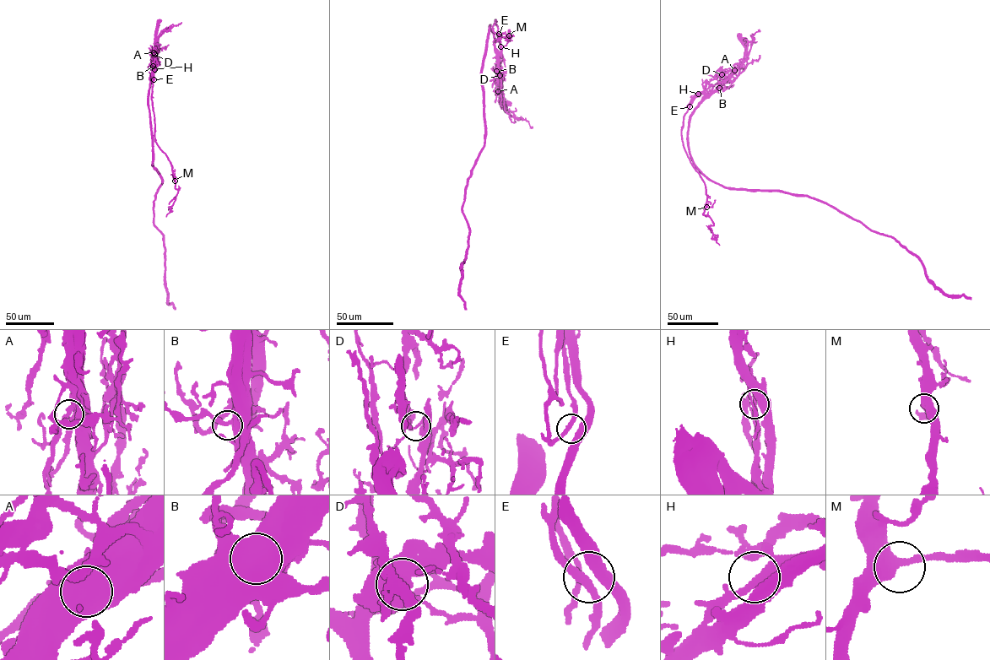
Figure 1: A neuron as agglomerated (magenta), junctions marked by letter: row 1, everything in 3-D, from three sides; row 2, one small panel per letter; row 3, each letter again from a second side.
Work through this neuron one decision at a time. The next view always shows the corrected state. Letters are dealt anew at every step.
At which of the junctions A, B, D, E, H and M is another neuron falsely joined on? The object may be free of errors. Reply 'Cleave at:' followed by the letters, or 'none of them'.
Cleave at: D

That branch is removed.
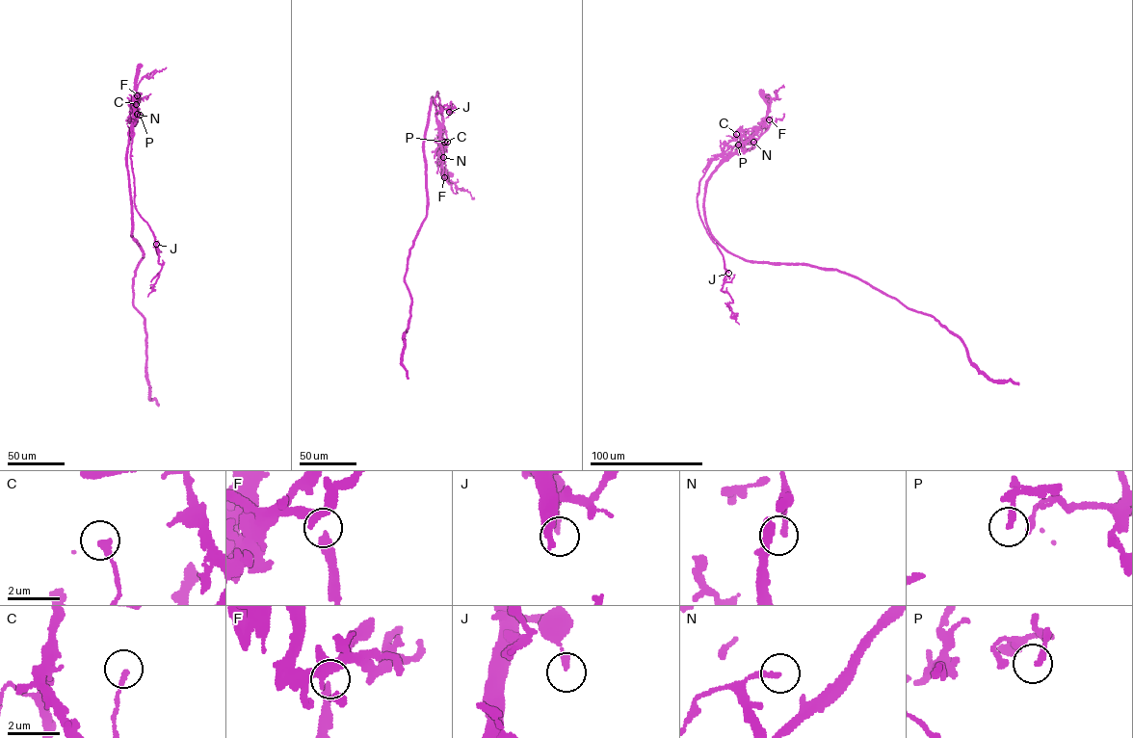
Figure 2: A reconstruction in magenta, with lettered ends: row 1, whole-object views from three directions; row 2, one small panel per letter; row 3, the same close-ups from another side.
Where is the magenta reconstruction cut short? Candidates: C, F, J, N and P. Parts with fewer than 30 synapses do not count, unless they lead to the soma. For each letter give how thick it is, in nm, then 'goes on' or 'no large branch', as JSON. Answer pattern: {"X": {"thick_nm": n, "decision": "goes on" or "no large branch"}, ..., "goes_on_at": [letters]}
{"C": {"thick_nm": 200, "decision": "no large branch"}, "F": {"thick_nm": 240, "decision": "goes on"}, "J": {"thick_nm": 200, "decision": "no large branch"}, "N": {"thick_nm": 200, "decision": "no large branch"}, "P": {"thick_nm": 200, "decision": "no large branch"}, "goes_on_at": ["F"]}

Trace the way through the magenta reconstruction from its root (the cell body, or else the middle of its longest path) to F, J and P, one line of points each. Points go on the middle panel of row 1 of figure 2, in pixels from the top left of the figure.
F: (427, 120), (432, 97), (444, 177)
J: (427, 120), (432, 97), (436, 118), (443, 124), (436, 92), (434, 101), (449, 112)
P: (427, 120), (432, 97), (440, 126), (441, 146), (445, 147), (447, 142)

